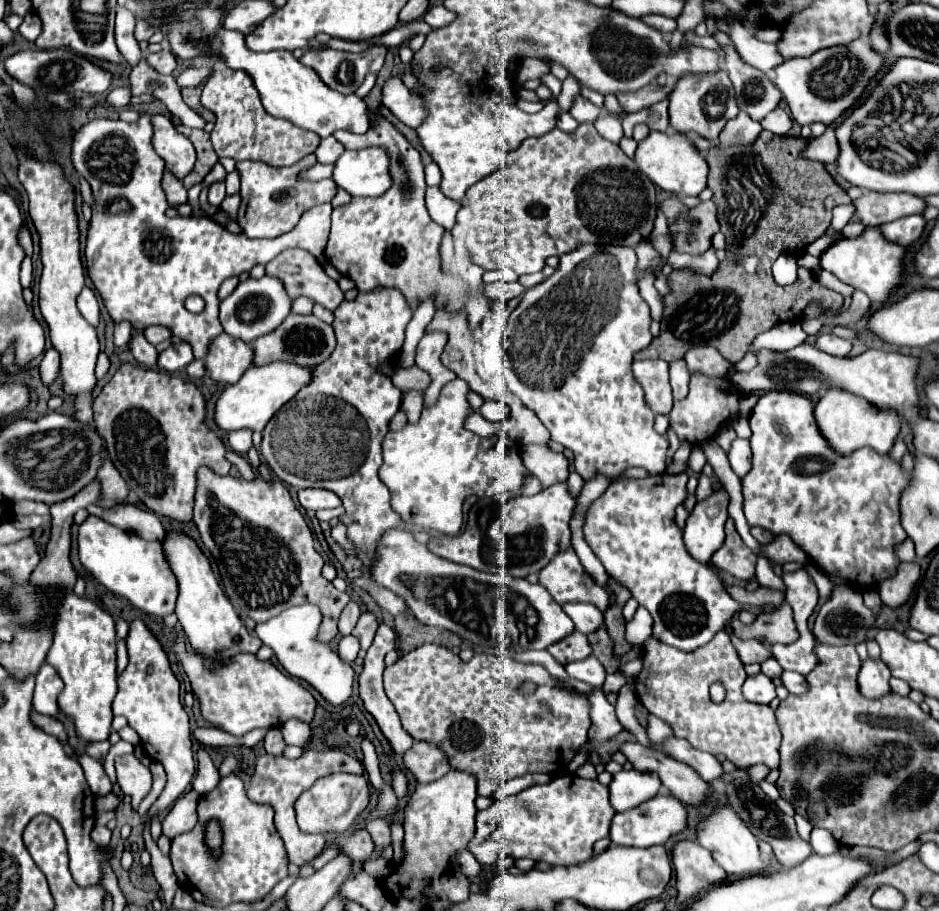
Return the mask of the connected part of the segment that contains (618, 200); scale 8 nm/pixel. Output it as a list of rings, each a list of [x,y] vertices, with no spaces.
[[[590,123],[580,125],[574,133],[552,129],[548,135],[526,139],[516,151],[508,153],[508,163],[502,169],[468,189],[468,203],[476,221],[480,221],[480,229],[488,233],[486,241],[466,241],[470,259],[482,269],[508,267],[518,275],[542,271],[546,257],[572,251],[582,241],[634,247],[650,235],[656,219],[654,183],[636,167],[634,159],[624,155],[616,143],[600,137]]]

